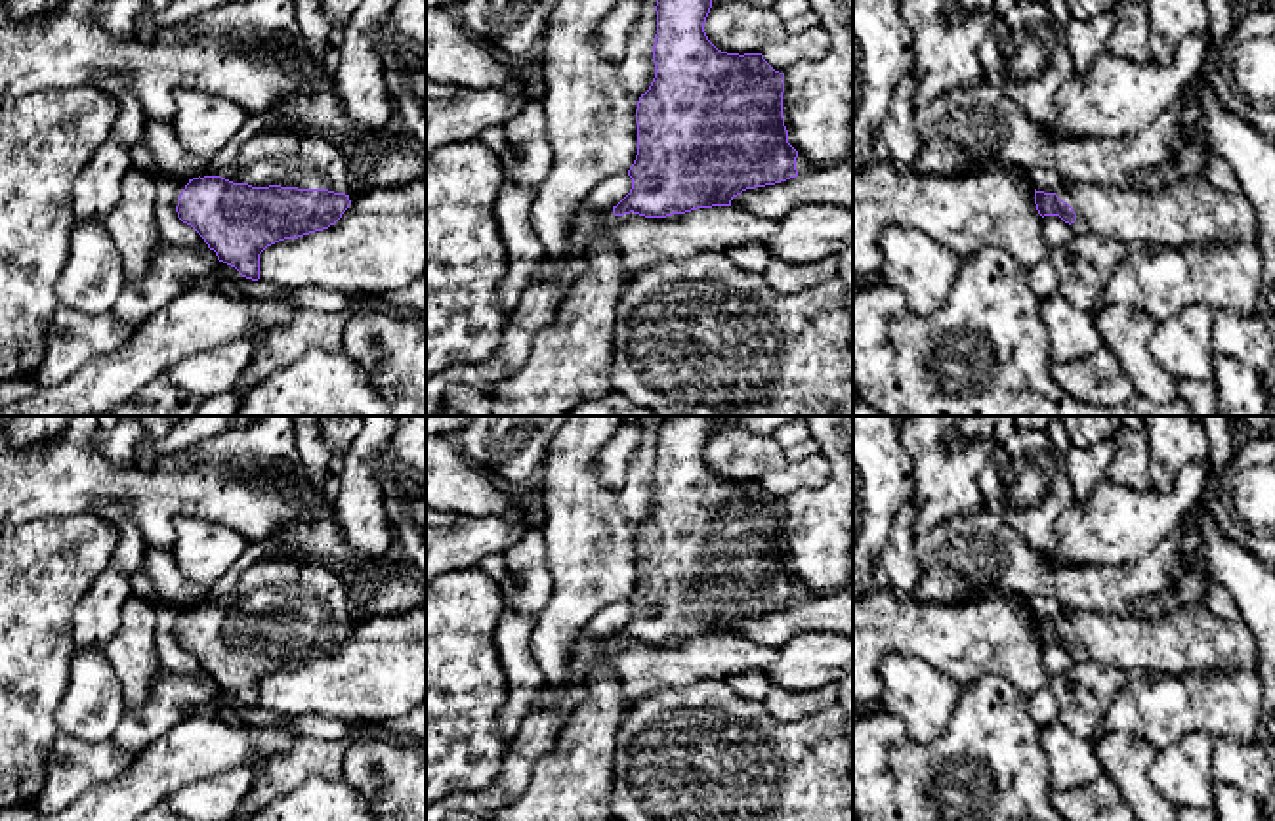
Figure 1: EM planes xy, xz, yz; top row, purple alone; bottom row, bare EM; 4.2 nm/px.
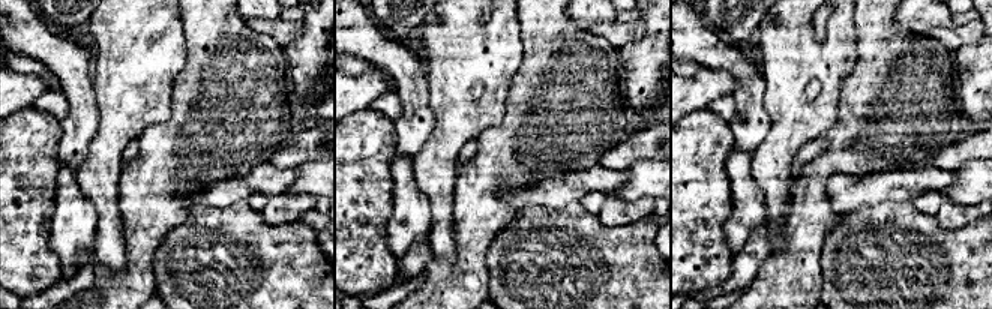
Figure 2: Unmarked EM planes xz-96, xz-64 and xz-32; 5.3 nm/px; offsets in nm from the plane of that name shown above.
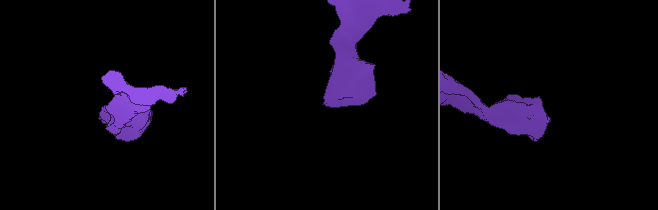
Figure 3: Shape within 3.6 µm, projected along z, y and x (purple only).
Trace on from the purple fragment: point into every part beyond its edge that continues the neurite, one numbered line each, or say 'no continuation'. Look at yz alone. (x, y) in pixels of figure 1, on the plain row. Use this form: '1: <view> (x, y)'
1: yz (1190, 640)

